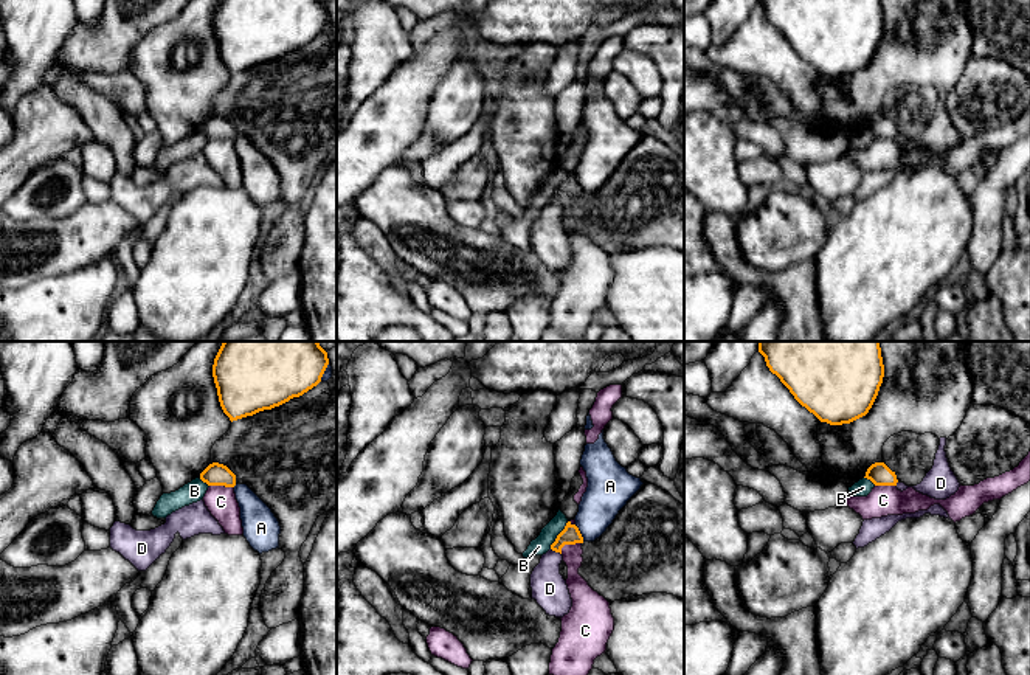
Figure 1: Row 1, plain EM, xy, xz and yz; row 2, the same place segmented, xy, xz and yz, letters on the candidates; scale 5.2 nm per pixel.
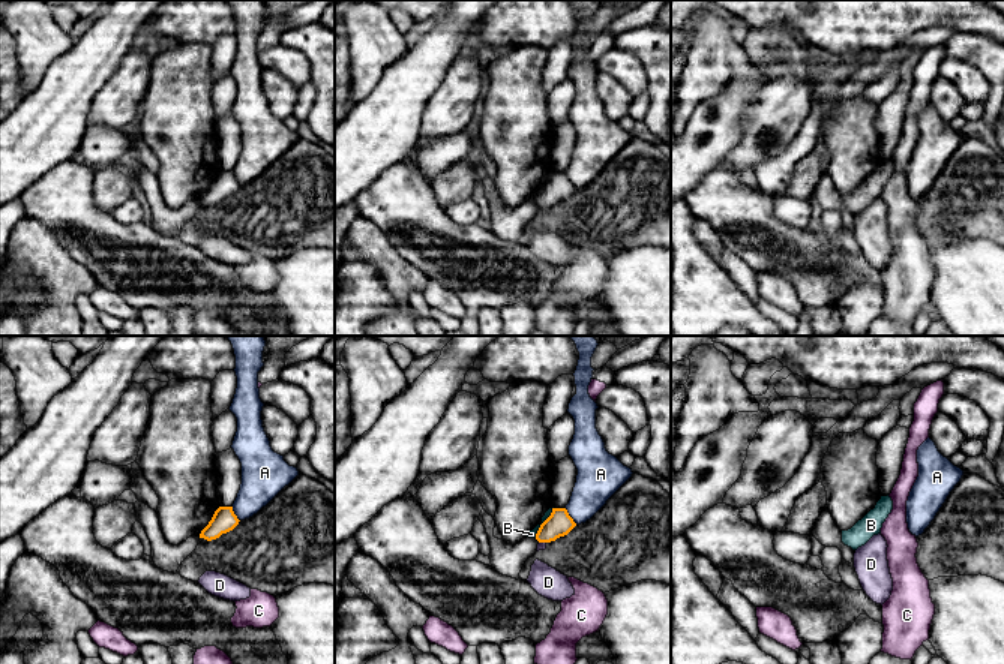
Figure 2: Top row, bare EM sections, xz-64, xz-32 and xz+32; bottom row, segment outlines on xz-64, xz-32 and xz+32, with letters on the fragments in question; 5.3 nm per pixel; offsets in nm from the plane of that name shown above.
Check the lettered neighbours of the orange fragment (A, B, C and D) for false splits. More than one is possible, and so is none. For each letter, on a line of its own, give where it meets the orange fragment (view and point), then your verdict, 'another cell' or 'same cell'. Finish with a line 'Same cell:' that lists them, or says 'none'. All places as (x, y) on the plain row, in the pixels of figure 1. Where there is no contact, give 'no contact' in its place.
A: contact xz (579, 185); another cell
B: contact xz (557, 188); another cell
C: contact xz (568, 196); another cell
D: contact xz (556, 204); another cell
Same cell: none

